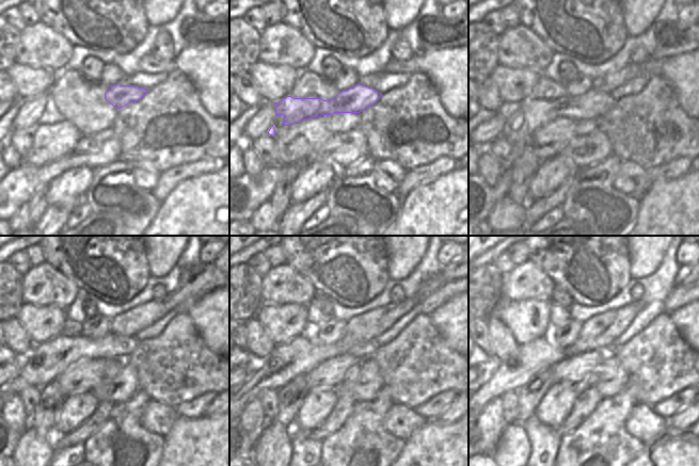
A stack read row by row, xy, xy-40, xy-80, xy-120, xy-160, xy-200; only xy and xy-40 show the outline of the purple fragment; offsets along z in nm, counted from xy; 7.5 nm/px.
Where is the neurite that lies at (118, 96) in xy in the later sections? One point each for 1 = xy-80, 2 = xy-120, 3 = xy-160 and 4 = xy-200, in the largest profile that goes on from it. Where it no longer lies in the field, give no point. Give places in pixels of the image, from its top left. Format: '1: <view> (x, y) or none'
1: xy-80 (536, 112)
2: xy-120 (58, 353)
3: xy-160 (300, 355)
4: xy-200 (541, 353)

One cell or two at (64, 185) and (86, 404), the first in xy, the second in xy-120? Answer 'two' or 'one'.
one

